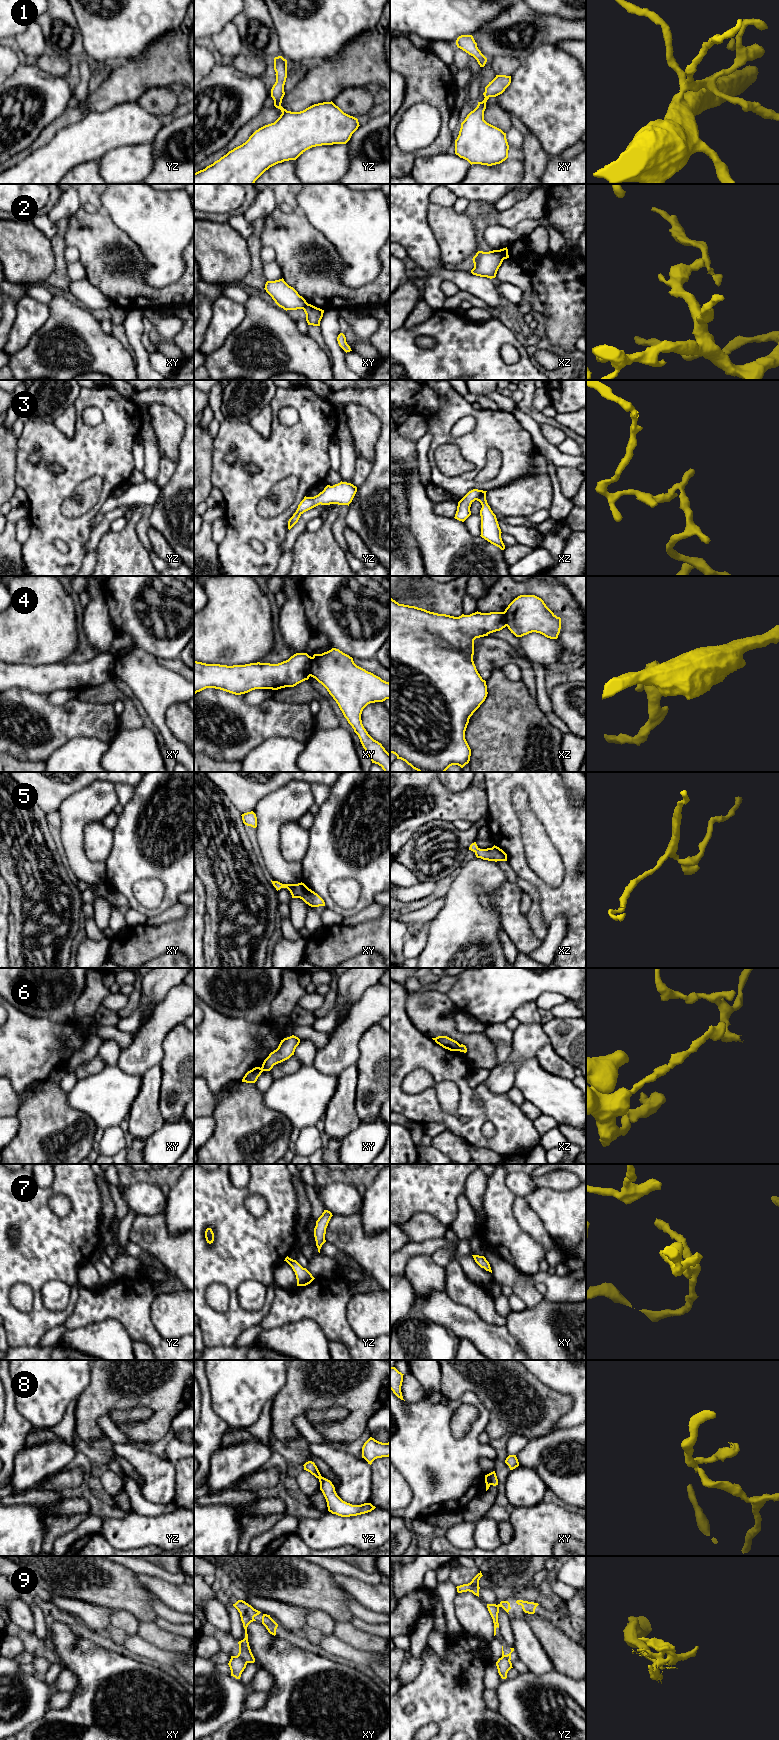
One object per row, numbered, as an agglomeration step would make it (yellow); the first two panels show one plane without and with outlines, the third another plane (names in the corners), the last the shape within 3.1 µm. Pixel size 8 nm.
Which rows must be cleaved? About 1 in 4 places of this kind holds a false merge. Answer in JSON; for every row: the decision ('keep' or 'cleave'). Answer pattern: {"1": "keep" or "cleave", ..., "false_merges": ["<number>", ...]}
{"1": "keep", "2": "cleave", "3": "keep", "4": "cleave", "5": "keep", "6": "cleave", "7": "keep", "8": "cleave", "9": "cleave", "false_merges": ["2", "4", "6", "8", "9"]}

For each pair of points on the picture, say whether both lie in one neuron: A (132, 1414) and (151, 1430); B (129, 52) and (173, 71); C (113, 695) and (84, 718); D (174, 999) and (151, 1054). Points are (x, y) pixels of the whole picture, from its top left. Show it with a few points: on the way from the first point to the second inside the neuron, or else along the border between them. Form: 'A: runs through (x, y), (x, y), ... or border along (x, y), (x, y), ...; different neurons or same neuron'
A: border along (152, 1412), (146, 1421), (117, 1425); different neurons
B: border along (155, 39), (137, 58), (116, 62); different neurons
C: border along (80, 699), (113, 703); different neurons
D: runs through (169, 1013), (153, 1032), (151, 1040); same neuron

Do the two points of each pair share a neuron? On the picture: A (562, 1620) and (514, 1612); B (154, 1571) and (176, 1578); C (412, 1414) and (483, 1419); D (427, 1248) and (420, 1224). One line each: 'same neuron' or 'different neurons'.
A: same neuron
B: same neuron
C: same neuron
D: different neurons

